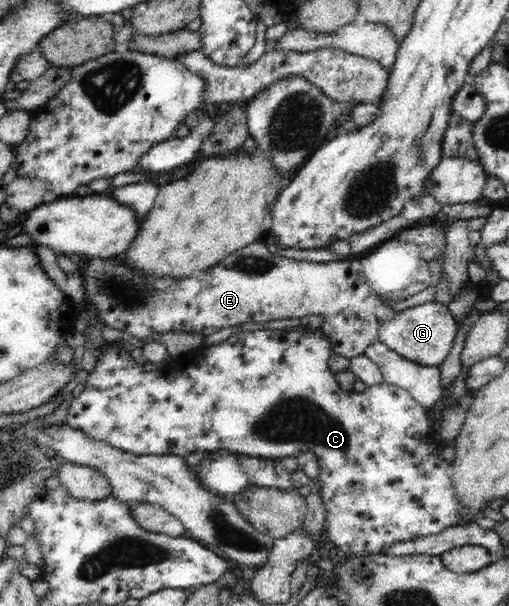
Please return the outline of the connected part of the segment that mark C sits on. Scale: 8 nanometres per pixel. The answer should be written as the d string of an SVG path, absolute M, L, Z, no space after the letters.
M304 326L303 332L292 330L289 333L284 329L260 329L252 331L252 333L236 332L218 345L202 347L186 356L172 357L162 367L162 370L157 371L144 372L131 358L131 353L120 349L114 343L106 343L106 346L100 347L100 350L104 354L100 356L96 369L87 377L87 383L84 385L82 393L70 403L67 415L67 425L81 431L90 439L104 441L116 449L133 453L135 456L173 455L185 458L194 451L208 453L225 449L233 454L281 459L310 451L318 456L319 475L316 477L316 481L320 481L322 485L320 494L322 494L322 504L326 510L325 529L328 539L334 542L341 553L346 556L379 553L387 545L391 546L399 541L410 541L440 533L446 528L456 526L461 520L461 515L459 515L461 505L454 484L452 484L452 478L450 478L450 465L447 460L441 457L439 441L434 441L434 434L431 431L431 424L428 419L428 410L414 401L405 388L399 388L384 381L380 385L367 386L362 393L348 393L342 390L335 374L329 367L333 353L330 338L320 329L311 330Z

